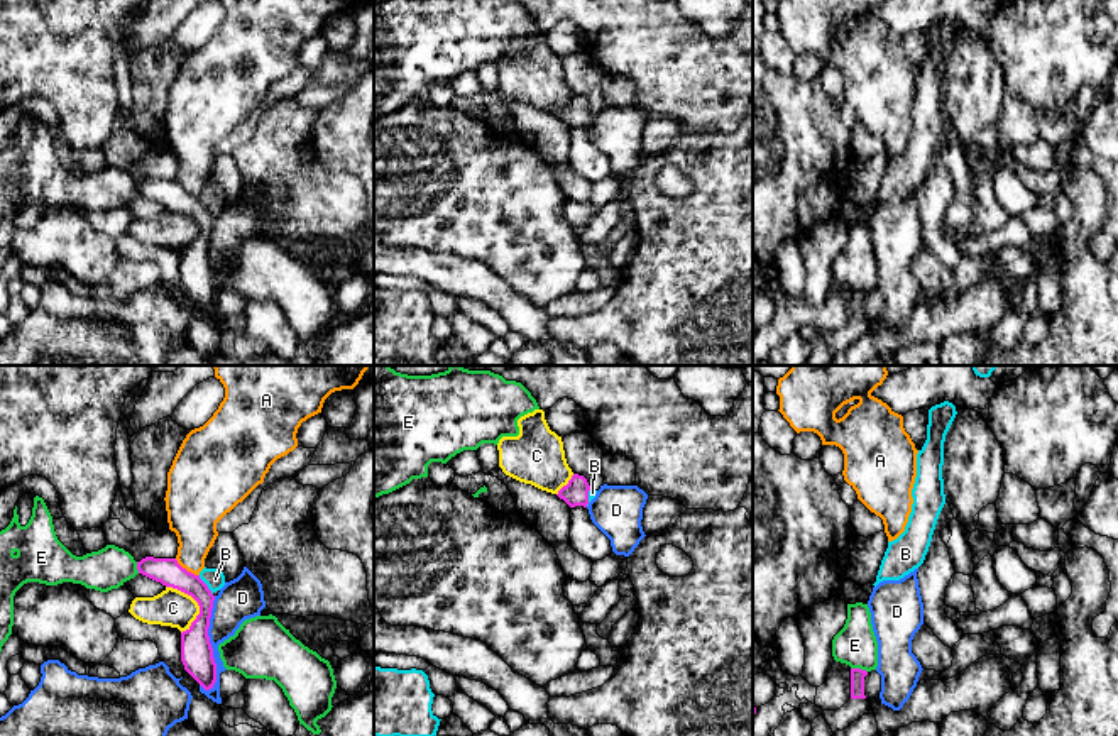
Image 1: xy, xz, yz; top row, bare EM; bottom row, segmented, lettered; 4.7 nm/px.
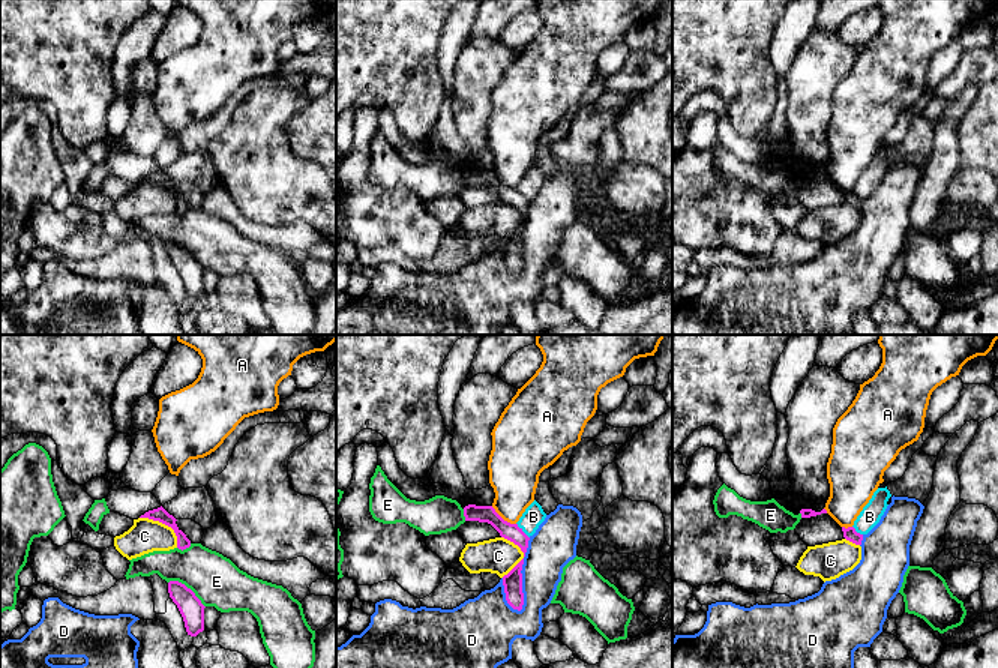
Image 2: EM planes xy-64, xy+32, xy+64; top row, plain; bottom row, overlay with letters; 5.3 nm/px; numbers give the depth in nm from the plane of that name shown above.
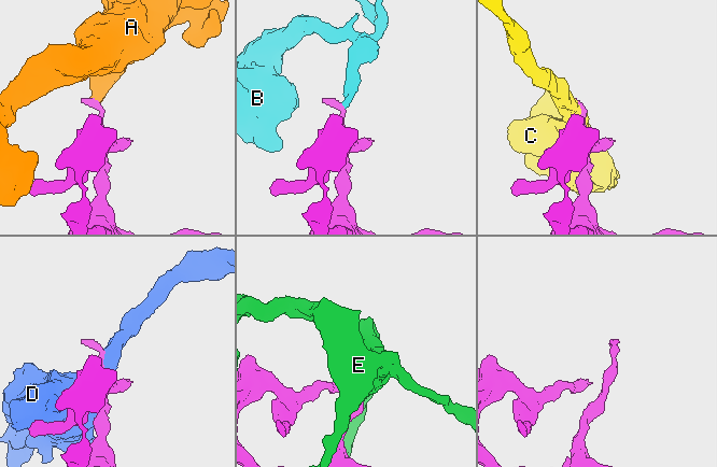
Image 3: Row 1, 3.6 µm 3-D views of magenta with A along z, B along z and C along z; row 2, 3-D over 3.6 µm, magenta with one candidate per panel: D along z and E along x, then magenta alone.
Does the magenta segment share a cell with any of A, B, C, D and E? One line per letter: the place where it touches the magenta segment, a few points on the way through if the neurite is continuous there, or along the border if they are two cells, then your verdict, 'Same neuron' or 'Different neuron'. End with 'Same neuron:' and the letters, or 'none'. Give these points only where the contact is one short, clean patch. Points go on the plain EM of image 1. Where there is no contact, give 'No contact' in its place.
A: Touches magenta at xy (185, 190). Boundary: xy (175, 180), (198, 197). Different neuron
B: Touches magenta at xy (207, 207). Boundary: xy (198, 197), (212, 215). Different neuron
C: Touches magenta at xy (197, 222). Boundary: xy (166, 207), (186, 214), (198, 227), (197, 239), (181, 254). Different neuron
D: Touches magenta at xy (210, 266). Boundary: xy (215, 217), (208, 249), (215, 303), (205, 312). Different neuron
E: Touches magenta at yz (860, 290). Different neuron
Same neuron: none

